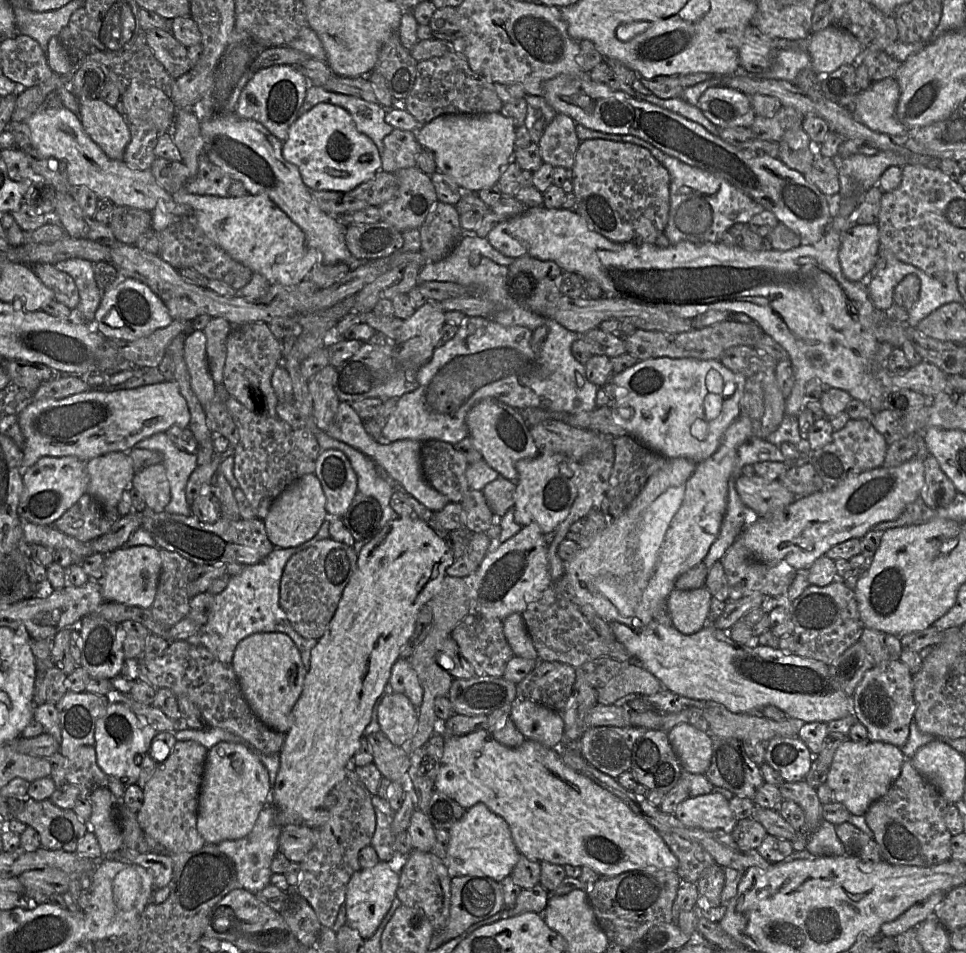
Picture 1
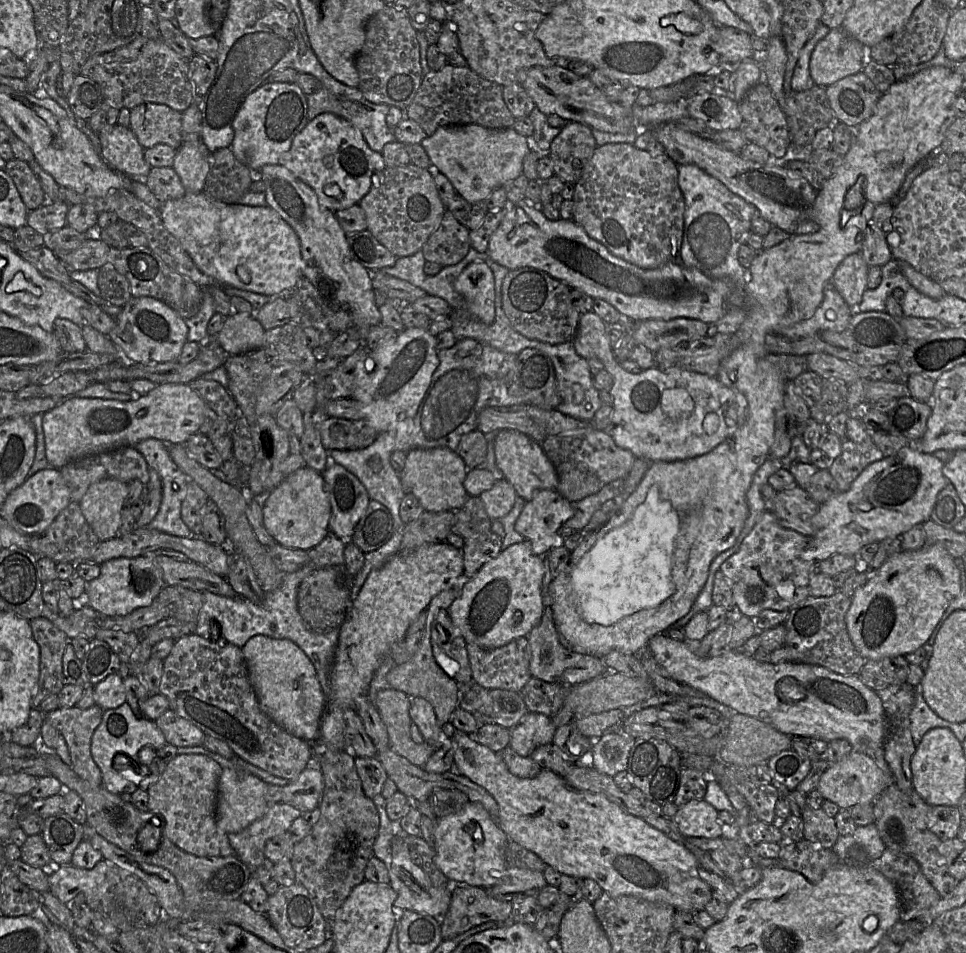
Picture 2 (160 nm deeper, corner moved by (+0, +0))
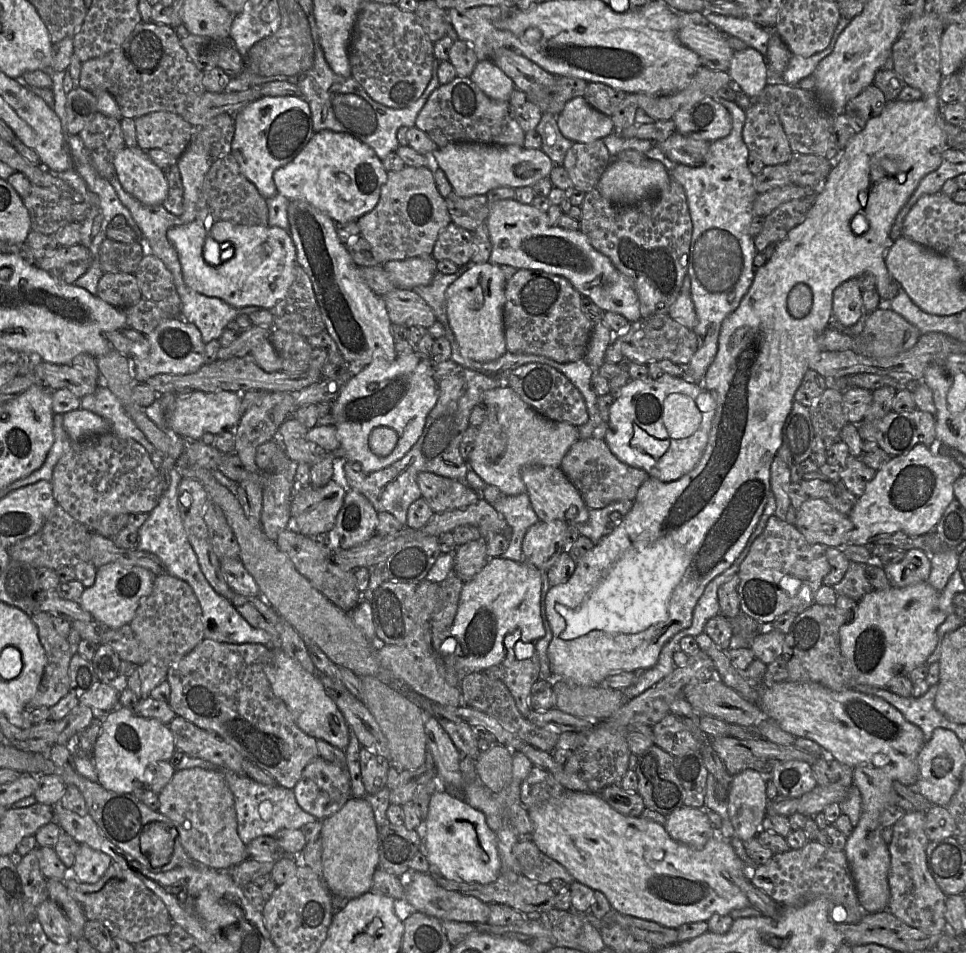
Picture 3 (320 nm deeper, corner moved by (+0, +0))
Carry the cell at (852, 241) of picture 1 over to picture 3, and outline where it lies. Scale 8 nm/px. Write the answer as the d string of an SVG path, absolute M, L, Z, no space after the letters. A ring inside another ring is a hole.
M857 278L841 283L833 292L833 318L844 328L853 326L864 313L862 290Z

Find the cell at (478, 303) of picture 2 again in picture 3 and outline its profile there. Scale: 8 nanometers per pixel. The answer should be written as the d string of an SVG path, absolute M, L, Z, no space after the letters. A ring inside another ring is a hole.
M469 262L467 270L448 287L447 316L464 356L479 362L489 362L507 352L504 329L505 285L506 278L500 265Z

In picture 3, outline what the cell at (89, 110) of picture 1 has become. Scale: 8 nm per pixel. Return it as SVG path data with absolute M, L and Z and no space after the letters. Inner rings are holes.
M124 147L114 157L116 177L123 188L146 205L162 205L168 195L164 170L139 147Z

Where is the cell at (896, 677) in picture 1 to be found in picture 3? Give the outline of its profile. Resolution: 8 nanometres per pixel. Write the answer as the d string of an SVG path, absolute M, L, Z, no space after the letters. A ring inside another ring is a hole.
M906 812L893 828L889 846L890 868L888 883L890 902L888 911L908 926L917 928L928 935L942 935L945 932L946 897L927 866L926 849L929 844L924 831L925 813Z

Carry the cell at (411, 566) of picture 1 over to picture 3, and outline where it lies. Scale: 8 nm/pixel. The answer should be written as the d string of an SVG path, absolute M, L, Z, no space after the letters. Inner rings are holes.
M483 539L457 546L454 556L453 572L465 583L470 581L490 560Z

